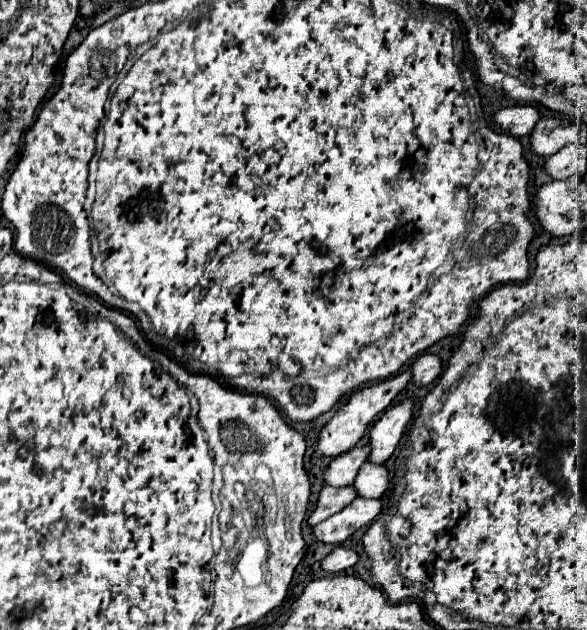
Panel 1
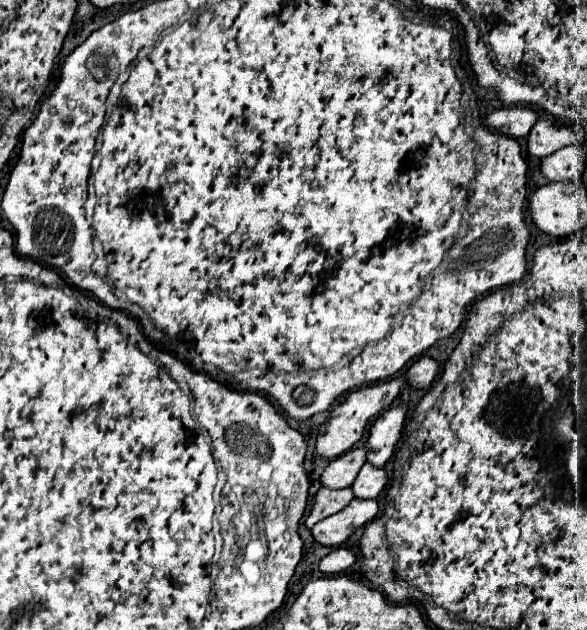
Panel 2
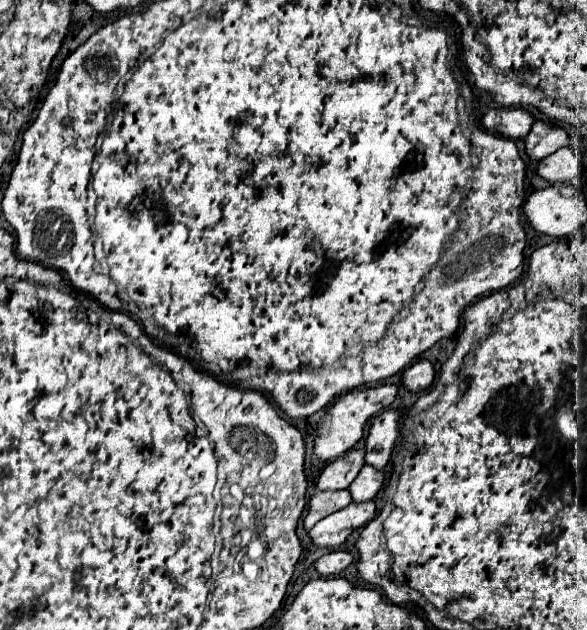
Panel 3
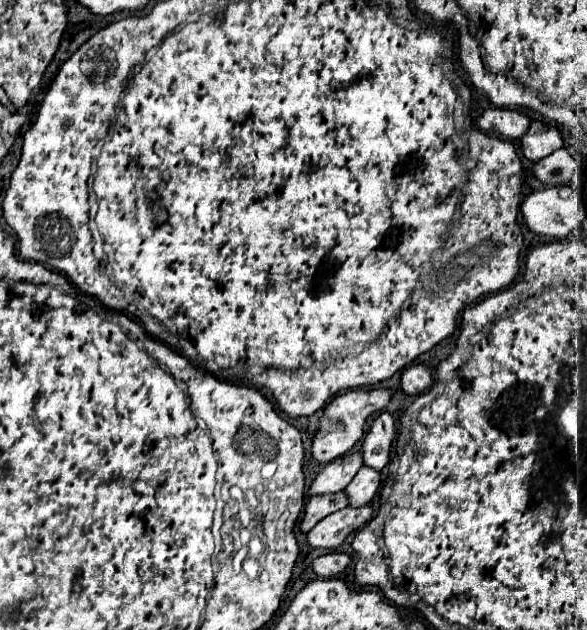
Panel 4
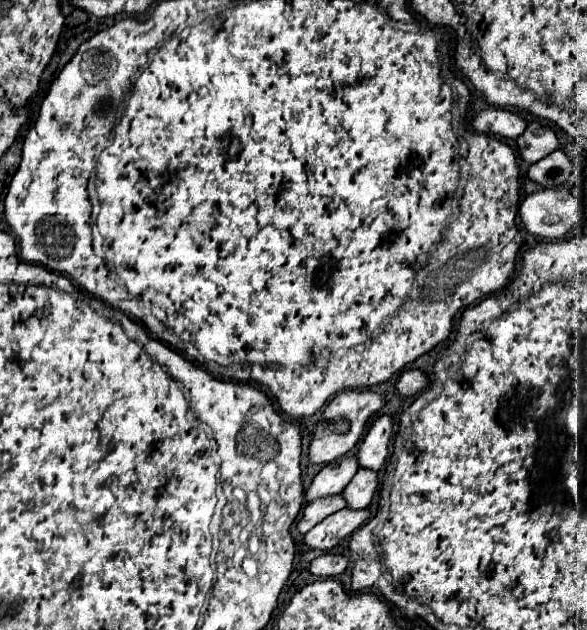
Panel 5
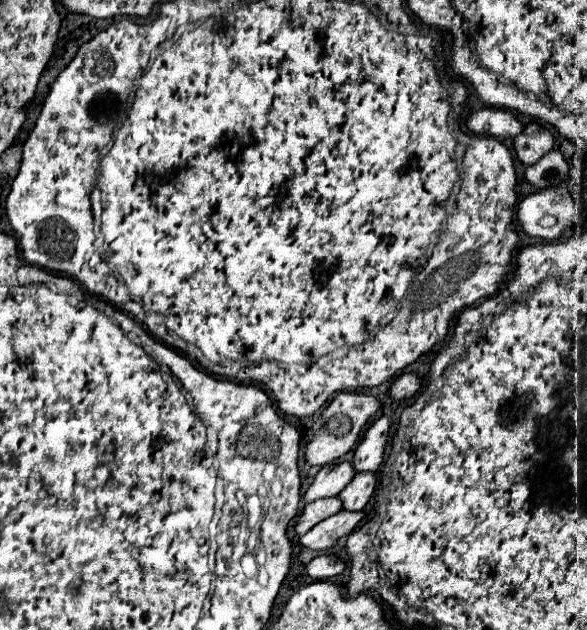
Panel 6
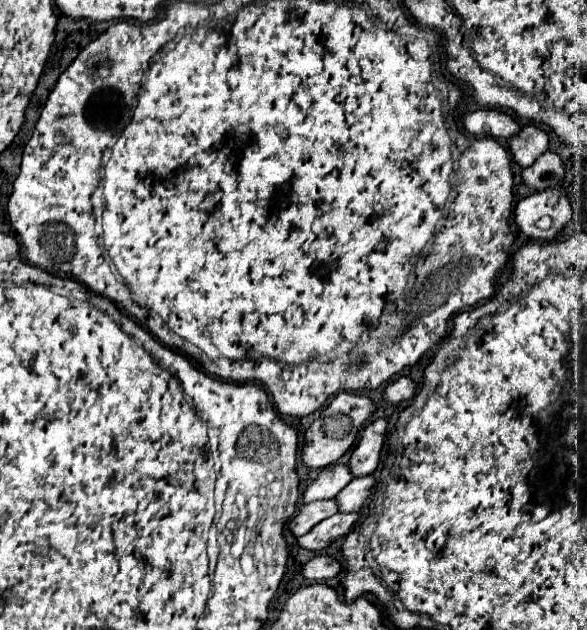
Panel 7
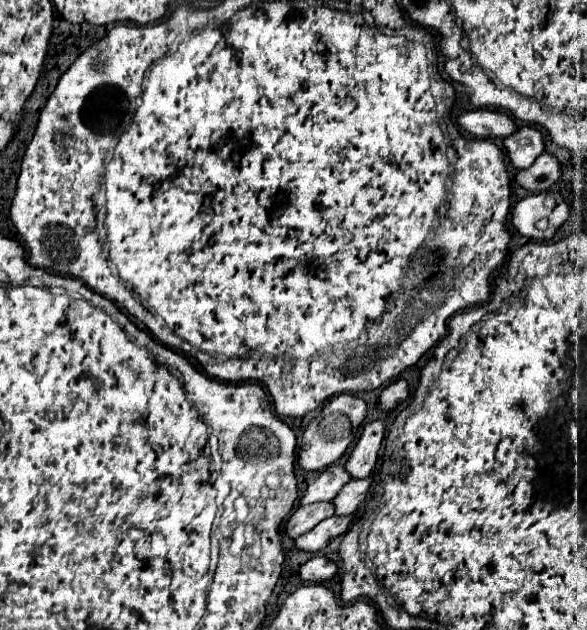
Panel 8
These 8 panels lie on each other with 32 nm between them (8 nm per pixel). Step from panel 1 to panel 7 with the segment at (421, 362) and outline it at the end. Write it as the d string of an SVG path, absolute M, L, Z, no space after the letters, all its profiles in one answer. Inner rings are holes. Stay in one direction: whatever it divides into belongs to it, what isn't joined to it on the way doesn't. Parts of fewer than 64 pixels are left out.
M400 376L396 382L392 382L392 384L384 390L382 398L384 398L384 402L386 402L388 406L394 406L394 404L400 404L402 400L410 400L410 398L414 396L414 392L416 392L416 384L412 382L412 378Z

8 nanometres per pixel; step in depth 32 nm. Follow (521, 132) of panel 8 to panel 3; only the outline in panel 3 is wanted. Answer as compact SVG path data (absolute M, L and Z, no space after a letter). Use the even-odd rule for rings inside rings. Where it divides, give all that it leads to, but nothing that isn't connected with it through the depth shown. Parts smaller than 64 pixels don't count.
M536 120L528 136L524 138L524 150L528 158L532 160L542 160L568 144L570 144L570 136L564 128L552 122L542 122L542 120Z

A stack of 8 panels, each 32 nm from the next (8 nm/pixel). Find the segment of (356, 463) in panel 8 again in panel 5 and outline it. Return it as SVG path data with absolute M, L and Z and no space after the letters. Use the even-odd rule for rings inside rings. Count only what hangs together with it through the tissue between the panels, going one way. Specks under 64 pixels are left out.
M382 414L366 432L360 448L358 448L358 464L360 468L368 470L380 470L386 462L388 454L388 442L392 436L392 418L388 414Z

